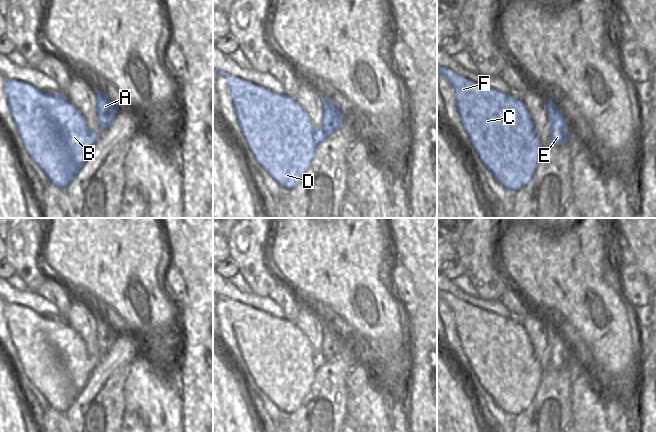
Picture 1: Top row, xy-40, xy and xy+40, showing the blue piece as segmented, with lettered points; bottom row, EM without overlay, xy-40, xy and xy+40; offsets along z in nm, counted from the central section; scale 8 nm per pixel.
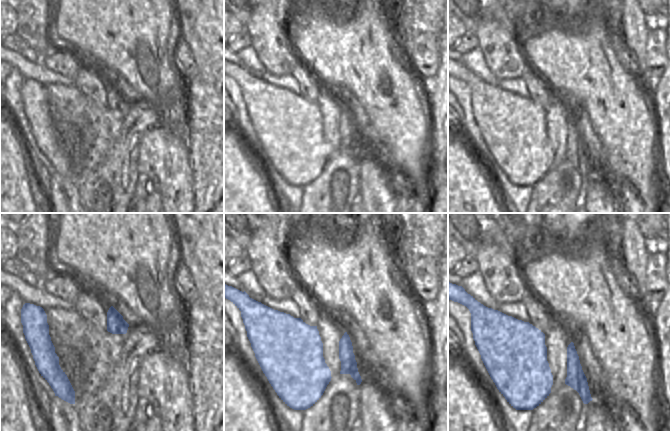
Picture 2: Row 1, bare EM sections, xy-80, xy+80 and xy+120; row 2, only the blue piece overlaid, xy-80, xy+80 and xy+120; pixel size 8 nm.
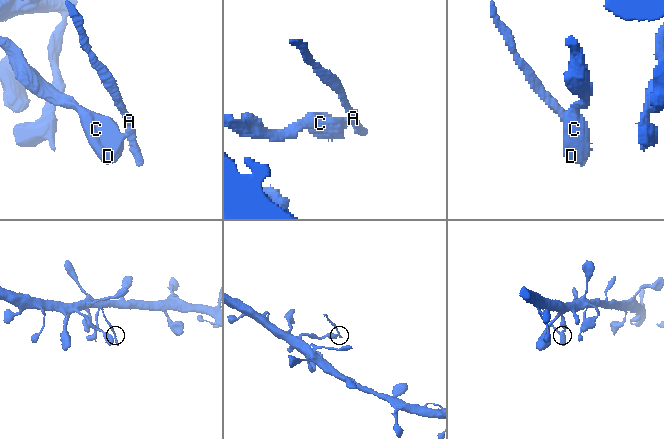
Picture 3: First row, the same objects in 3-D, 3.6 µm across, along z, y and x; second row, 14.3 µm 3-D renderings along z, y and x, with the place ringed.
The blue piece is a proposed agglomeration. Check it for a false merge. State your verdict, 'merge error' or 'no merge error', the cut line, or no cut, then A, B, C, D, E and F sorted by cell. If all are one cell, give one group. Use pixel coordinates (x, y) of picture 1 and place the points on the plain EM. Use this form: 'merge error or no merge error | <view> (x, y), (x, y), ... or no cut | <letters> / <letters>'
merge error | xy (321, 353), (327, 360) | A E / B C D F

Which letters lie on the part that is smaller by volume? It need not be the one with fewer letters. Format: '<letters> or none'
A, E

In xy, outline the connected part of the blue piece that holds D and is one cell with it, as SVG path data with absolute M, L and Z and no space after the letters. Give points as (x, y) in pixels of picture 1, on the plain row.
M219 295L230 312L232 328L242 358L256 385L281 411L297 411L310 392L316 372L328 361L315 353L306 335L294 321L279 319L269 313Z

